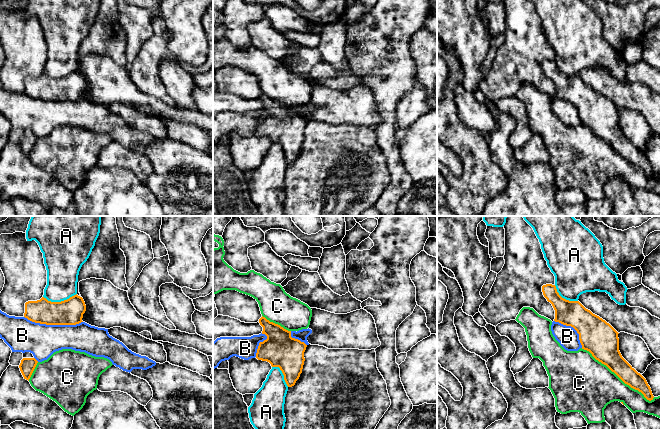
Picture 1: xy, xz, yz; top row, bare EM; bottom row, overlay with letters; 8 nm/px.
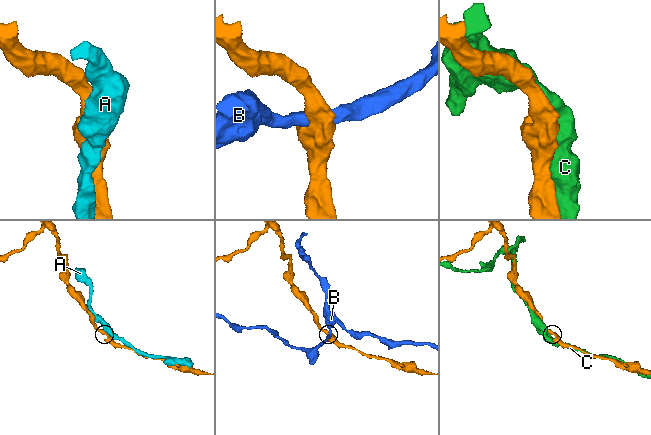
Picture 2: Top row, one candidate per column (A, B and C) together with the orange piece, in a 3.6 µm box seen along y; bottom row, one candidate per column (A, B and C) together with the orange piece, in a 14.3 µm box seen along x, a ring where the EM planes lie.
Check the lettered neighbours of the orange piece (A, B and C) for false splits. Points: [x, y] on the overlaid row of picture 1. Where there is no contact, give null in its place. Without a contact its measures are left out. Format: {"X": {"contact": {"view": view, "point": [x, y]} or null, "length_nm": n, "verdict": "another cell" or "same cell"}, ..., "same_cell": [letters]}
{"A": {"contact": {"view": "xy", "point": [59, 302]}, "length_nm": 280, "verdict": "another cell"}, "B": {"contact": {"view": "xy", "point": [53, 324]}, "length_nm": 480, "verdict": "another cell"}, "C": {"contact": {"view": "yz", "point": [617, 375]}, "length_nm": 700, "verdict": "another cell"}, "same_cell": []}

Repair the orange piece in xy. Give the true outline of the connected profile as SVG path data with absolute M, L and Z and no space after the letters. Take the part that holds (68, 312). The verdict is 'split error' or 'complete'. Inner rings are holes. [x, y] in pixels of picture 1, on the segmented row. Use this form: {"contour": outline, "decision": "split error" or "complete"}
{"contour": "M77 294L61 302L51 302L42 297L25 303L24 317L46 325L76 325L82 321L86 305Z", "decision": "complete"}

